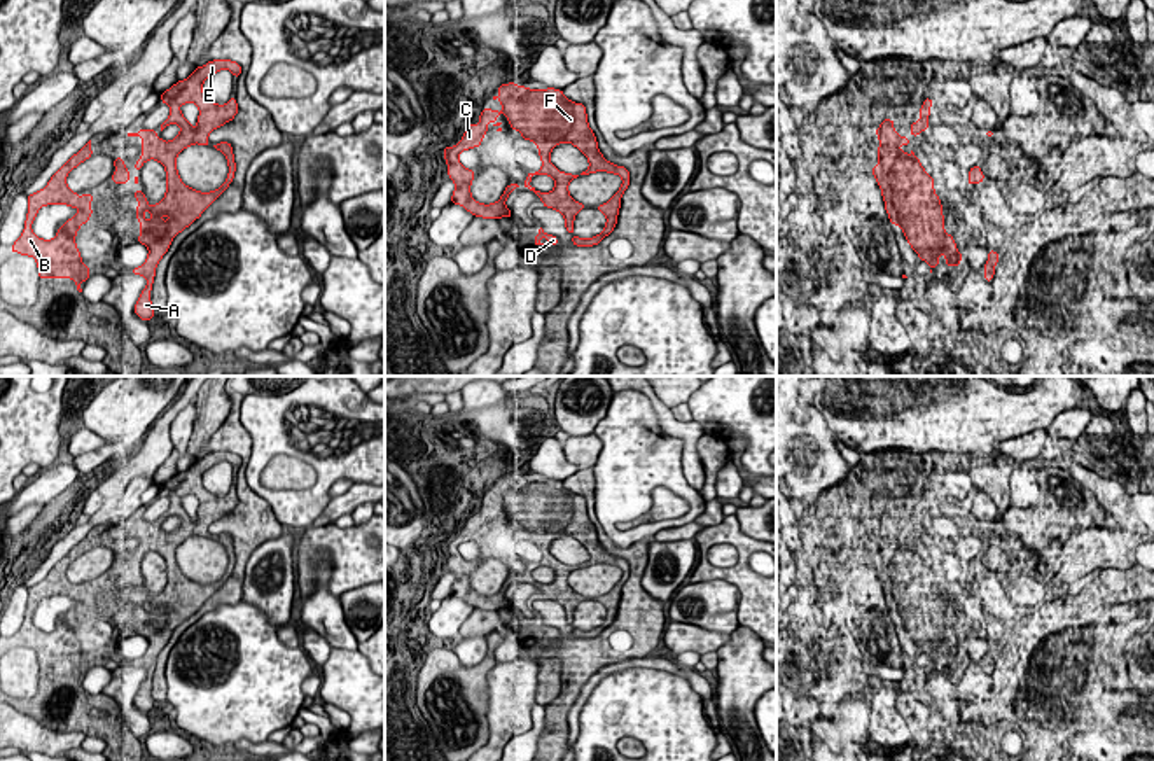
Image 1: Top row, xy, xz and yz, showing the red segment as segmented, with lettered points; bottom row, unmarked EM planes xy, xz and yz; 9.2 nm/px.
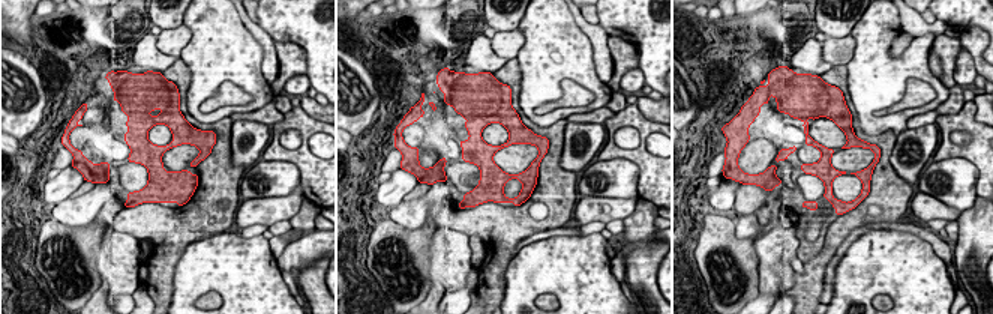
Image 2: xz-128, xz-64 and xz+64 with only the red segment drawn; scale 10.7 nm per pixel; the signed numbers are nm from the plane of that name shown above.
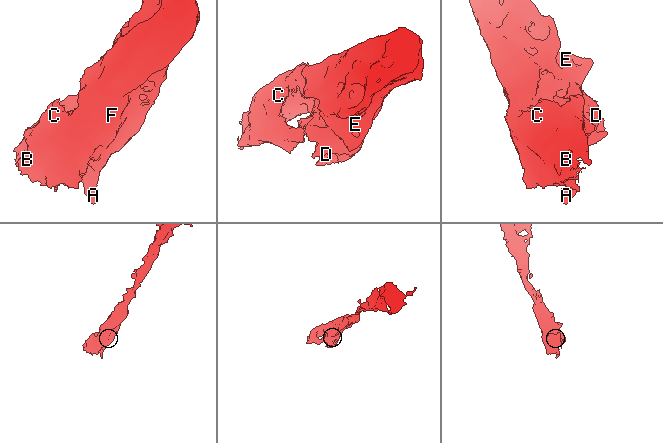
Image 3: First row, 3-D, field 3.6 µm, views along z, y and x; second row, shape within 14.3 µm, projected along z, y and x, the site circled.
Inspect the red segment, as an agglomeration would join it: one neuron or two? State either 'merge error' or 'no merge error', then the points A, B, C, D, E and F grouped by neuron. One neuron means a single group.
no merge error; A B C D E F

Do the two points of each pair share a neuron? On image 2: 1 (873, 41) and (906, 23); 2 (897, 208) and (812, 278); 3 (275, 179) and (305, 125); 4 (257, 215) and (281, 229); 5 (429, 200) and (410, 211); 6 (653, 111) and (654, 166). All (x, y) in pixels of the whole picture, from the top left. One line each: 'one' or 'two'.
1: two
2: one
3: two
4: two
5: one
6: two

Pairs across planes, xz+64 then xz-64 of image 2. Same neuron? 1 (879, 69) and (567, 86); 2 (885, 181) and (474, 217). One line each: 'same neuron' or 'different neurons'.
1: different neurons
2: same neuron

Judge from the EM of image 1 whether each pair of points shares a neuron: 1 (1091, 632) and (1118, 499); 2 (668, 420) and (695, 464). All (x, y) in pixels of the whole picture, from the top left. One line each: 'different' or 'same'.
1: same
2: same

